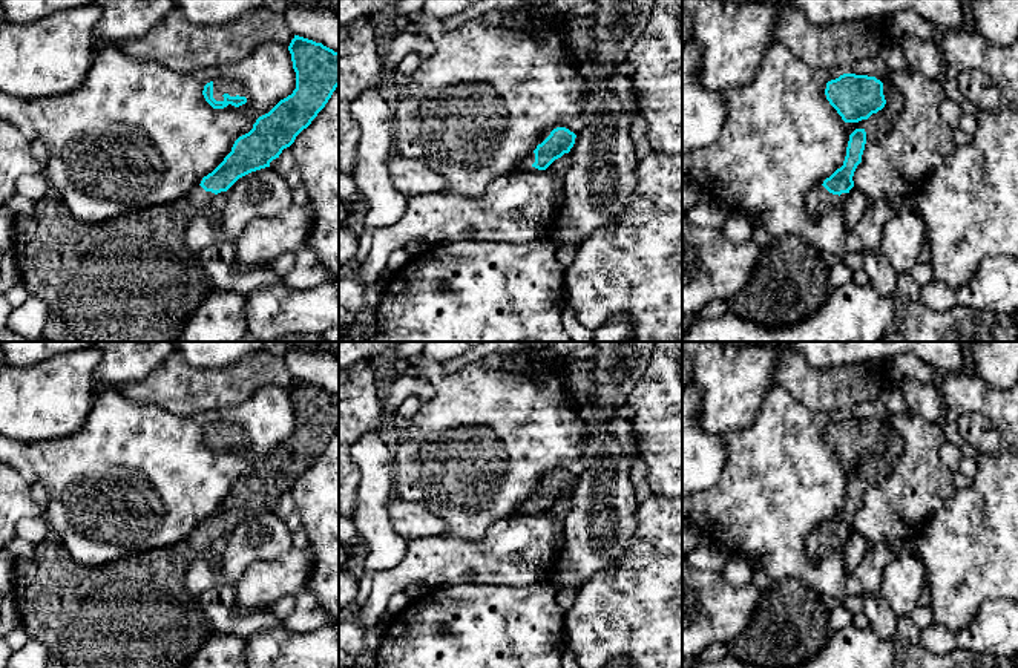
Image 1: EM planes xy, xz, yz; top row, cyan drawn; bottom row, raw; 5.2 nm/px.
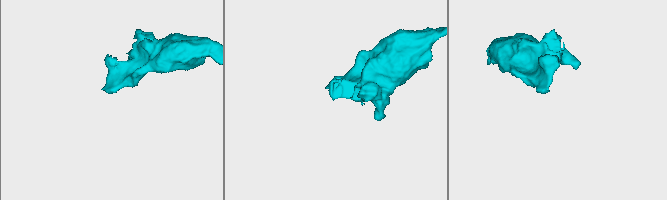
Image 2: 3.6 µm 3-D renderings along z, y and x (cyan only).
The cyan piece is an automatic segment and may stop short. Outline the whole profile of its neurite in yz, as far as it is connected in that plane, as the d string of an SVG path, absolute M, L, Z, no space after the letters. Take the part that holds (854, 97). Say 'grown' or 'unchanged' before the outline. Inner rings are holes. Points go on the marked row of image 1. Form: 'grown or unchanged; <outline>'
unchanged; M843 74L826 83L825 95L845 123L868 120L886 104L883 83L868 75Z

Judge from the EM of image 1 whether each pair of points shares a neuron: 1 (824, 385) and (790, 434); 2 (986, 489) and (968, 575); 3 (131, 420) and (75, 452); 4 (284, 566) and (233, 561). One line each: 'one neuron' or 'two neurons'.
1: two neurons
2: one neuron
3: one neuron
4: two neurons

